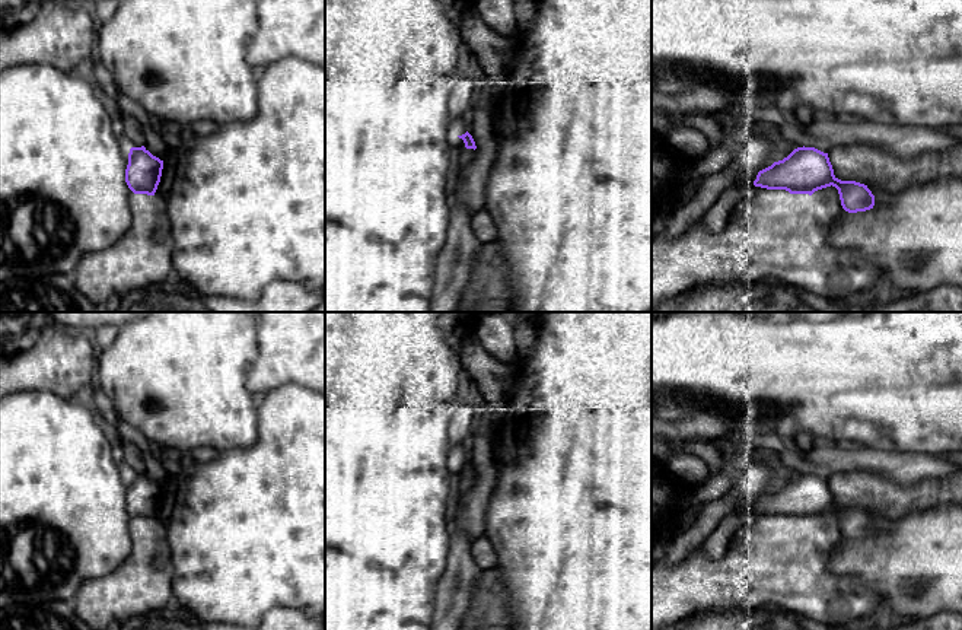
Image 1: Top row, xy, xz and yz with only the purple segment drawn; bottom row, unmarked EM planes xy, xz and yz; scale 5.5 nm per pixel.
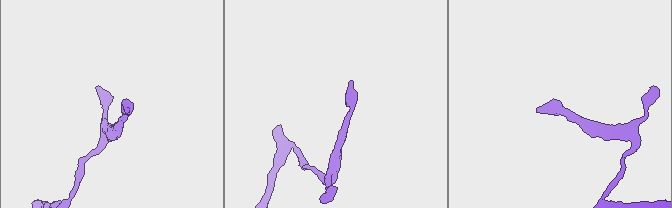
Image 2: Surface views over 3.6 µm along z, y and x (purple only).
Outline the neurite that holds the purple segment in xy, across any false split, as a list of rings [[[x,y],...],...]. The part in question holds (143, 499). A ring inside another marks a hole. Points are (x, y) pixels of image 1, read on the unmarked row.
[[[144,472],[131,474],[125,496],[125,509],[134,521],[155,522],[162,496],[163,487],[153,483]]]

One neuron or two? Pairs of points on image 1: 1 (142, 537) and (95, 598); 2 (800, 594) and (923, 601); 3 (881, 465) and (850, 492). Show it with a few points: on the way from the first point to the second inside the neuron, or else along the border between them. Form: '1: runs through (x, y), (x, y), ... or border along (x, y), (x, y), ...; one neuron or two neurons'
1: runs through (142, 554), (142, 559), (112, 588); one neuron
2: border along (854, 578), (882, 600), (882, 608), (878, 614); two neurons
3: border along (837, 473), (870, 471), (904, 486); two neurons

